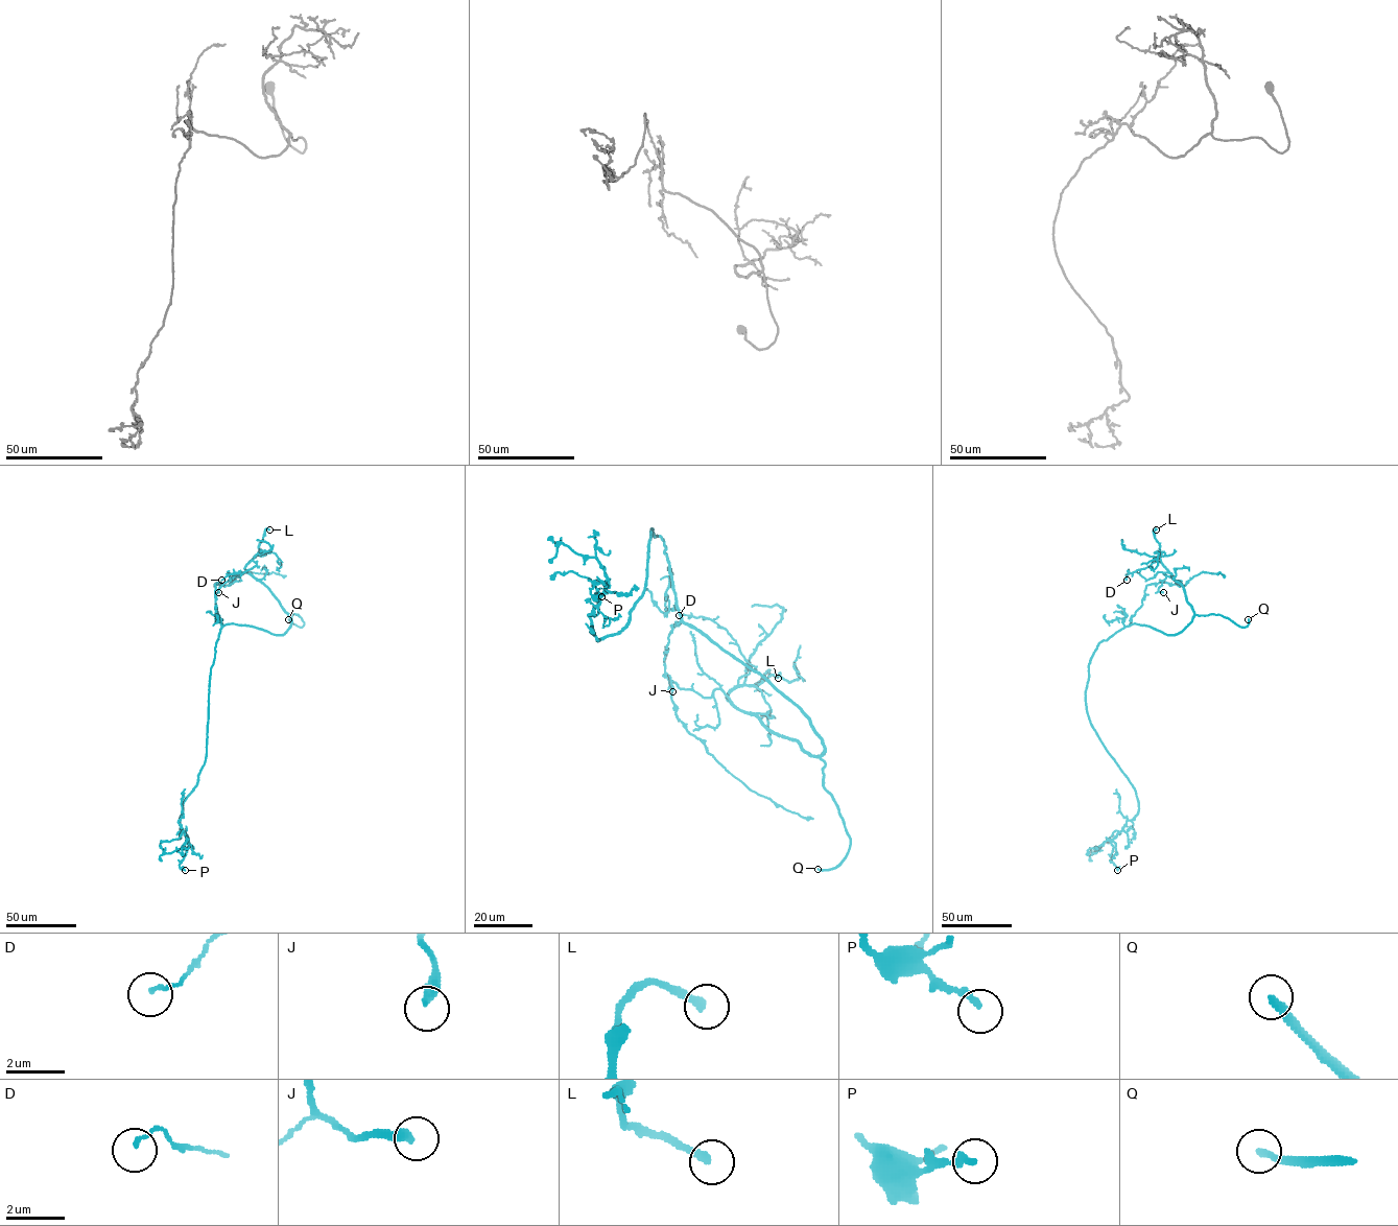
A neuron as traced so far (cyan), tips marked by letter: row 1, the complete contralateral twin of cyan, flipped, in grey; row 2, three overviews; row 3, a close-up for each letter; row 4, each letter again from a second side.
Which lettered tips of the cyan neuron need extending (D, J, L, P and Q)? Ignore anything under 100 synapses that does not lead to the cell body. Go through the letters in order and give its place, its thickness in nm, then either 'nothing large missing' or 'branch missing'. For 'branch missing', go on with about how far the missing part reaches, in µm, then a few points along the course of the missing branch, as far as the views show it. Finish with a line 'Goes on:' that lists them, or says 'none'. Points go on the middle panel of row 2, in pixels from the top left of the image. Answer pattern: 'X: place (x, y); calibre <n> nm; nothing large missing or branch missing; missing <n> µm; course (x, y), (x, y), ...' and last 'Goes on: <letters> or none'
D: place (679, 615); calibre 110 nm; nothing large missing
J: place (672, 691); calibre 320 nm; nothing large missing
L: place (778, 678); calibre 240 nm; nothing large missing
P: place (601, 596); calibre 240 nm; nothing large missing
Q: place (818, 869); calibre 220 nm; branch missing; missing 60 µm; course (818, 869), (763, 842)
Goes on: Q

